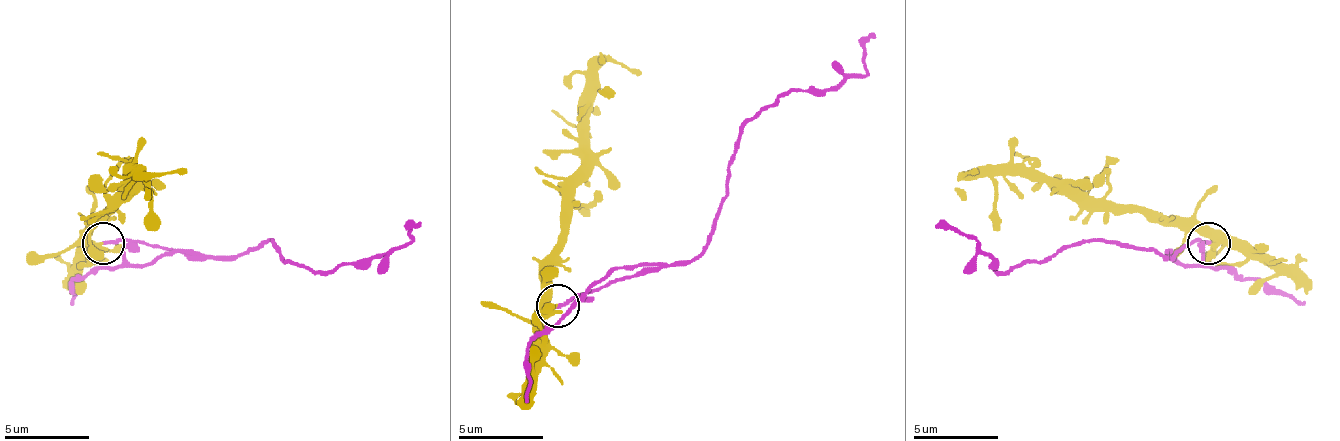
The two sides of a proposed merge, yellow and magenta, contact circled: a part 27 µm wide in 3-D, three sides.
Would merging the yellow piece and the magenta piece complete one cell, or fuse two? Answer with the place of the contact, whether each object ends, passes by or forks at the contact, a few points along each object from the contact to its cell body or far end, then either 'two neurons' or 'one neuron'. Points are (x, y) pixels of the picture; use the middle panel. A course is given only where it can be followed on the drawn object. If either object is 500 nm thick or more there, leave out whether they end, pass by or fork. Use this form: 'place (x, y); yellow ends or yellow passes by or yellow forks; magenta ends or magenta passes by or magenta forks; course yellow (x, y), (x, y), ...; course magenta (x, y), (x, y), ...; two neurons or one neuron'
place (558, 306); yellow passes by; magenta ends; course yellow (559, 307), (546, 311), (542, 298), (546, 260), (580, 166), (588, 77), (614, 60), (640, 77); course magenta (559, 307), (687, 264), (708, 243), (729, 162), (750, 119), (780, 94), (857, 77), (874, 34); two neurons

